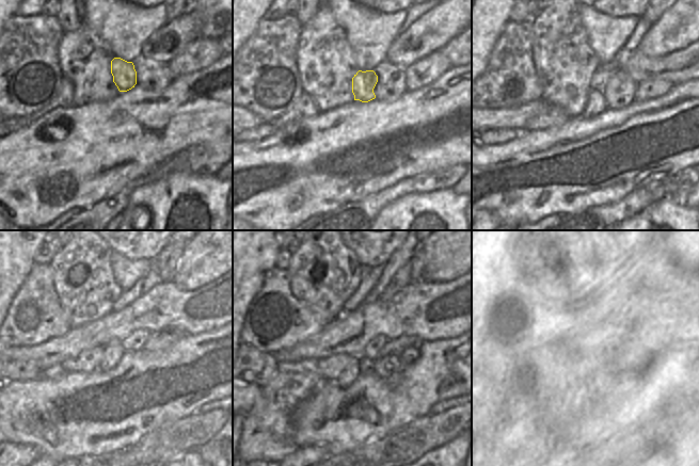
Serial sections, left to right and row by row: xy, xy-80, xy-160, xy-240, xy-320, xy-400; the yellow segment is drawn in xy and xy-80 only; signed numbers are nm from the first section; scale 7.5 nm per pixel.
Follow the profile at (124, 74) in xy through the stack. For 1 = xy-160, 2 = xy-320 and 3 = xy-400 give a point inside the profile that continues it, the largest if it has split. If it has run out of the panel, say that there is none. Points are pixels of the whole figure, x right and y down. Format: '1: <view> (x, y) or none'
1: xy-160 (596, 105)
2: xy-320 (350, 373)
3: xy-400 (580, 403)

